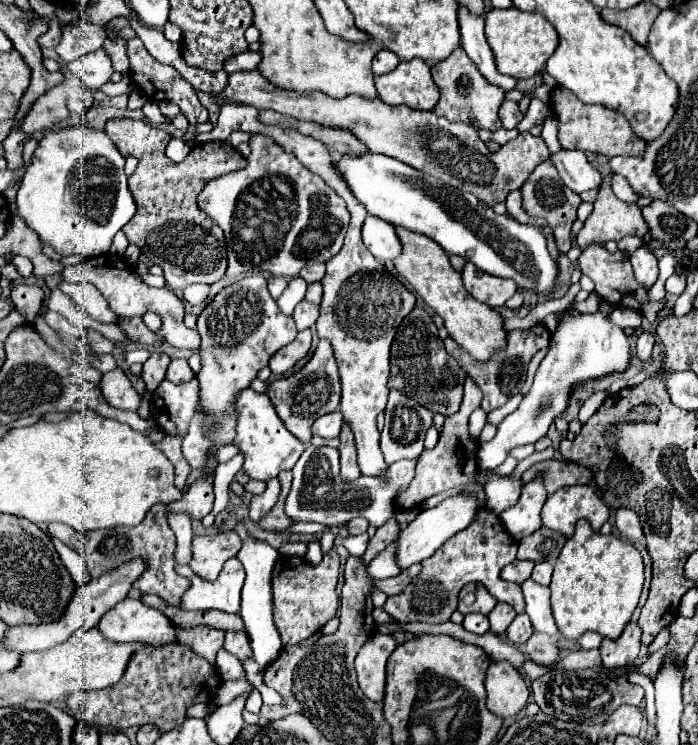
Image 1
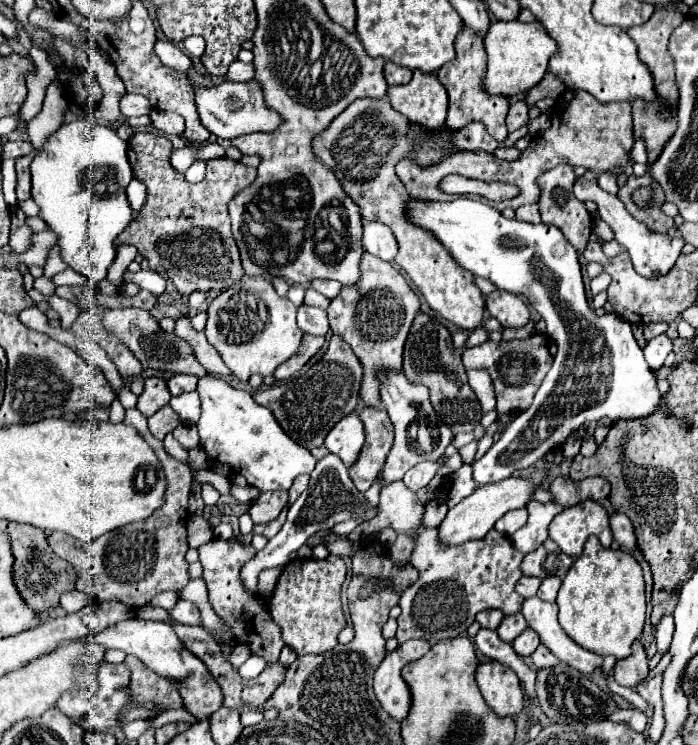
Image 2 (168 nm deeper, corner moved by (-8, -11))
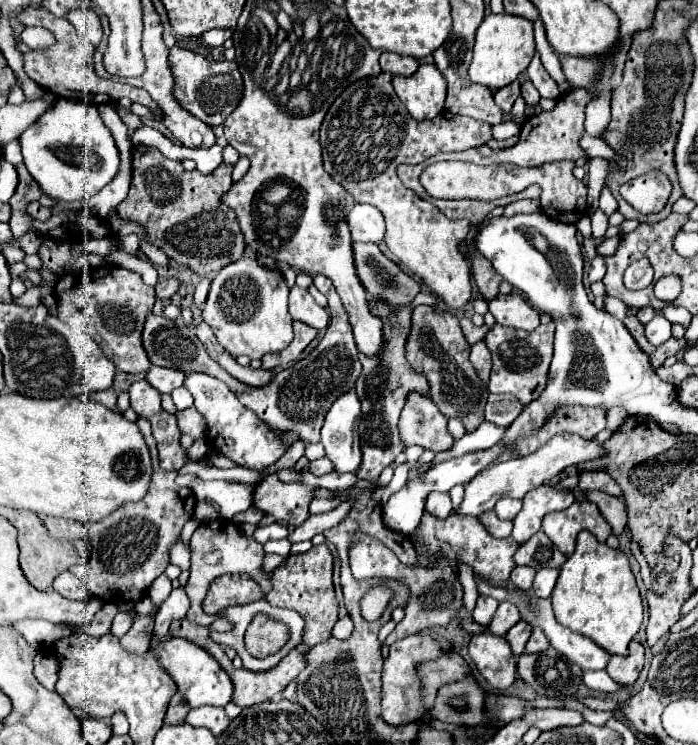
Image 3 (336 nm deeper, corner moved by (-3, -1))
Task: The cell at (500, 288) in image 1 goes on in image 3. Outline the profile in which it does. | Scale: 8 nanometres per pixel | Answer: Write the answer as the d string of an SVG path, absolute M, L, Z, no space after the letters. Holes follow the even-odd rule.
M519 292L499 294L489 302L489 312L499 324L517 330L531 332L539 326L539 312L533 306L529 306L529 302Z

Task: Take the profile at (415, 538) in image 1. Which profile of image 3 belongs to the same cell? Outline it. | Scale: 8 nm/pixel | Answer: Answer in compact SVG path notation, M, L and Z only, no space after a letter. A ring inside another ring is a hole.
M559 434L557 438L551 438L535 454L501 460L501 462L493 464L491 468L483 470L481 474L477 474L471 482L465 484L463 502L459 504L455 514L457 516L479 518L483 512L493 510L493 506L495 506L495 502L499 498L523 498L527 492L535 490L537 486L541 486L545 482L551 482L567 466L577 466L577 464L583 464L583 462L587 462L591 458L599 458L603 454L605 454L605 450L601 448L601 444L597 444L593 440L579 438L577 434Z

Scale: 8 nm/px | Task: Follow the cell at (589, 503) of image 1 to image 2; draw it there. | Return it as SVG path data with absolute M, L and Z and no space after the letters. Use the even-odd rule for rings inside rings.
M592 500L568 506L552 520L548 534L564 550L564 554L572 558L578 558L582 554L582 546L590 534L598 536L604 548L610 548L612 544L608 512L602 504Z

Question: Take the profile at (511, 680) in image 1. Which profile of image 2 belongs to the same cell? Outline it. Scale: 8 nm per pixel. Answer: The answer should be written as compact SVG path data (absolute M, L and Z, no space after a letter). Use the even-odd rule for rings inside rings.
M482 662L476 680L484 700L498 716L514 716L524 708L524 692L516 672L502 662Z

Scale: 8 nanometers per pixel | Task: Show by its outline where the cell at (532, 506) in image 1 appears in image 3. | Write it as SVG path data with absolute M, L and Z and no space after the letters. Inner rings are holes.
M551 484L535 488L531 494L523 498L523 510L513 520L513 540L519 544L527 542L541 528L541 520L545 514L565 510L573 502L575 494L571 490L557 490Z

